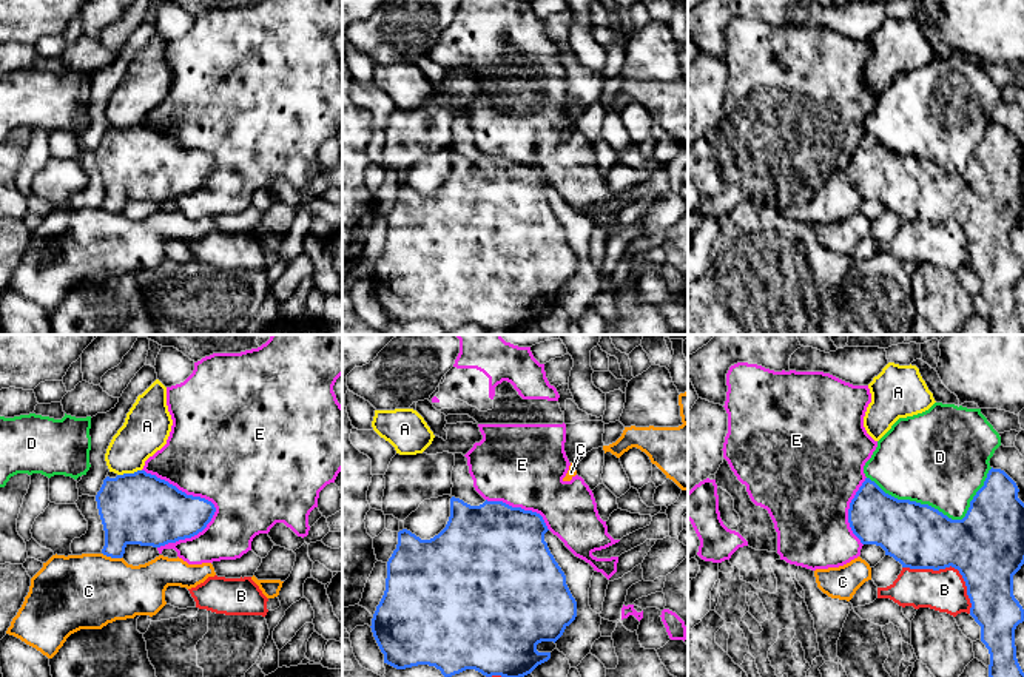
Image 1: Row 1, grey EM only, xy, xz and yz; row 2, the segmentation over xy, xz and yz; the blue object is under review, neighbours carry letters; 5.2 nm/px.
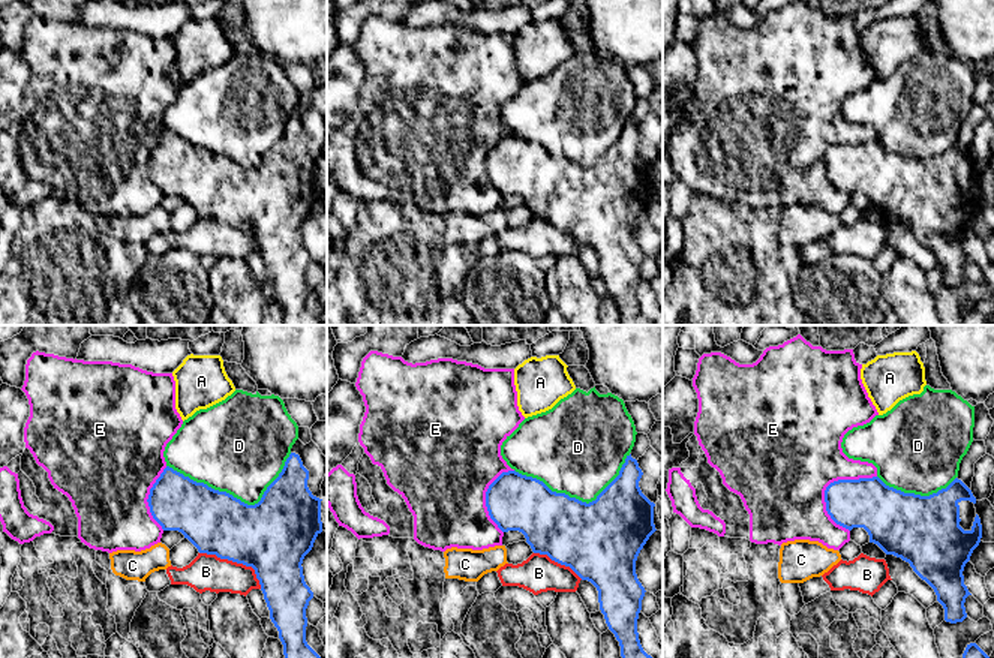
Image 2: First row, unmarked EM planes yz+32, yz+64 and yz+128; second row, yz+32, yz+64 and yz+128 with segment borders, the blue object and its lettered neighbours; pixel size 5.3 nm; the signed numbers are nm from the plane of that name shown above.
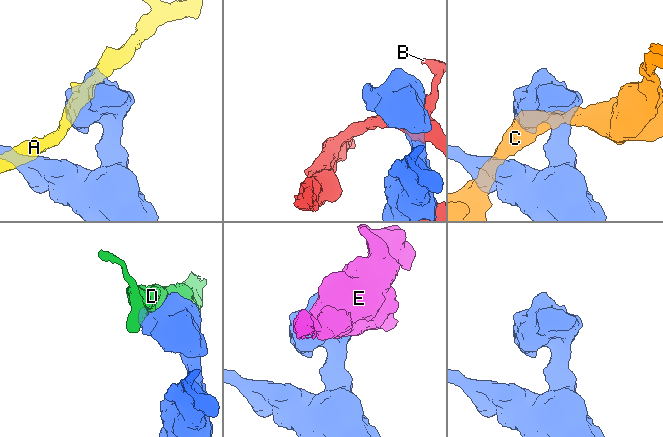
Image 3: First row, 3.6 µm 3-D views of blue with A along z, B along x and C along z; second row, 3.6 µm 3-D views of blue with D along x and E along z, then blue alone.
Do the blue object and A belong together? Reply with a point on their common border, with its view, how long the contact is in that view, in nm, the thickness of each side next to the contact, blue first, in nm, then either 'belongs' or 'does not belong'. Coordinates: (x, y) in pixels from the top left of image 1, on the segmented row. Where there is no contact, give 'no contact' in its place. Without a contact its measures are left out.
meets blue in xy at (128, 474); contact 130 nm long; 380 nm thick on the blue side, 240 nm on the other; does not belong

